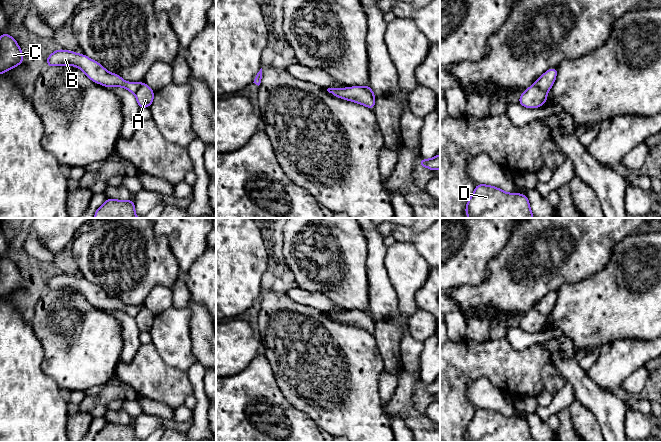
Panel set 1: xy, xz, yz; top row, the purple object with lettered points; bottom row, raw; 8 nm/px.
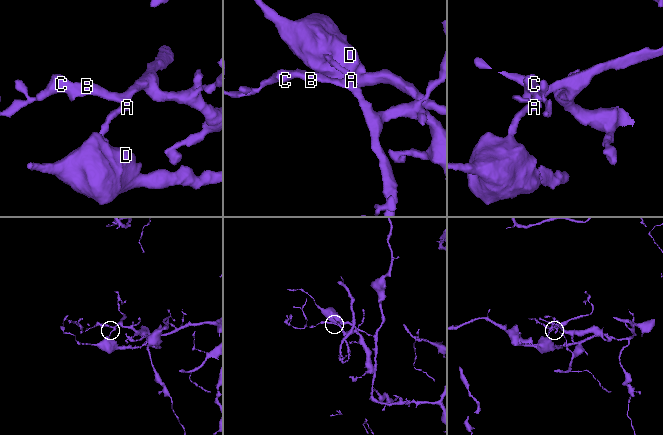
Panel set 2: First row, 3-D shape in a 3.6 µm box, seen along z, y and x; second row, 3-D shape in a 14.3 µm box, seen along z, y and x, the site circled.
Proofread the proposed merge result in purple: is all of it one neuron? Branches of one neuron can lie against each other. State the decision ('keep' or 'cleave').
cleave

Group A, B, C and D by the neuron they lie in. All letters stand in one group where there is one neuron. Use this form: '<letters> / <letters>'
A D / B C

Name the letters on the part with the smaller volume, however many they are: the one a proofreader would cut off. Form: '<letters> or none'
B, C

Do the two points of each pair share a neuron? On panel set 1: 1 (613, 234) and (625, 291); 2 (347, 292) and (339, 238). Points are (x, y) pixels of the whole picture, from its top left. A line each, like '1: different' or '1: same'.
1: different
2: same

